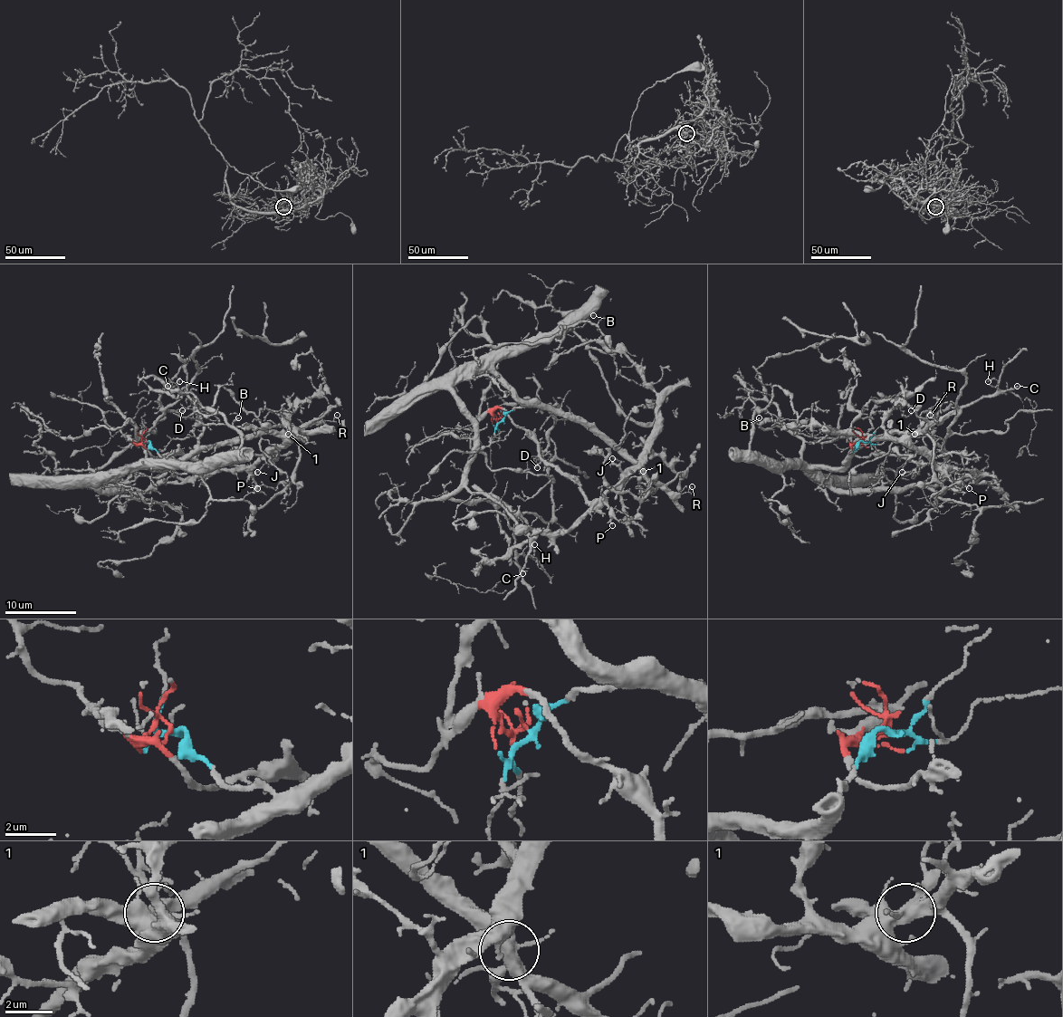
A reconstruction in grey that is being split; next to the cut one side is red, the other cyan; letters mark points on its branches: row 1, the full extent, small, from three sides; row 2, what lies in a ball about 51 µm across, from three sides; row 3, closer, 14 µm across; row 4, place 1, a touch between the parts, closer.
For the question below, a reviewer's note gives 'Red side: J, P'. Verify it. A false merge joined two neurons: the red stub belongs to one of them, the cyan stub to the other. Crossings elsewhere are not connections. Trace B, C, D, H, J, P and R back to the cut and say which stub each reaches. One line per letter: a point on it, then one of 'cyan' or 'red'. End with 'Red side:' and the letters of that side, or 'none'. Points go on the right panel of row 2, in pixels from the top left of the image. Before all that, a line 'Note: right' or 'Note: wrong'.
Note: right
B: (759, 417) | cyan
C: (1017, 386) | cyan
D: (911, 410) | cyan
H: (988, 381) | cyan
J: (902, 472) | red
P: (969, 488) | red
R: (930, 415) | cyan
Red side: J, P

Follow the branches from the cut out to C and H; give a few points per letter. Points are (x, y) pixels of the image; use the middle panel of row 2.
C: (502, 418), (528, 404), (488, 371), (452, 388), (474, 446), (447, 495), (517, 514), (522, 574)
H: (502, 418), (528, 404), (488, 371), (452, 388), (474, 446), (447, 495), (506, 504), (515, 551), (534, 543)

